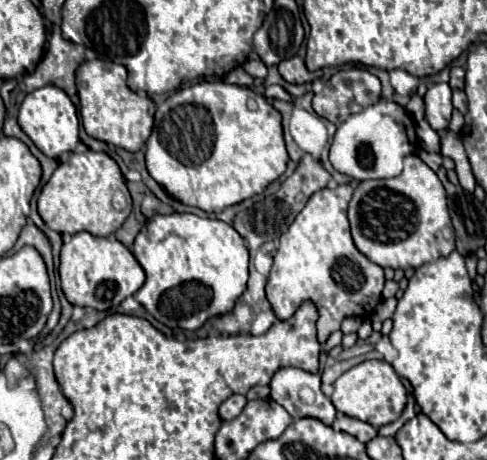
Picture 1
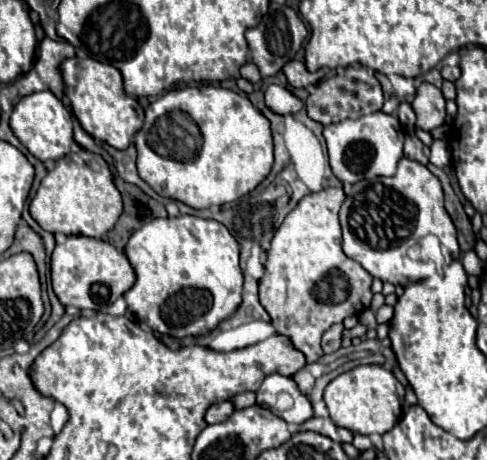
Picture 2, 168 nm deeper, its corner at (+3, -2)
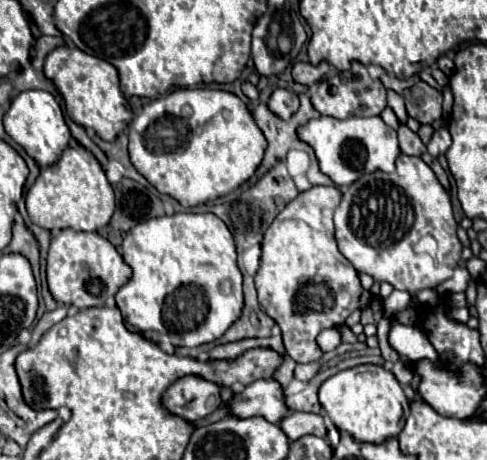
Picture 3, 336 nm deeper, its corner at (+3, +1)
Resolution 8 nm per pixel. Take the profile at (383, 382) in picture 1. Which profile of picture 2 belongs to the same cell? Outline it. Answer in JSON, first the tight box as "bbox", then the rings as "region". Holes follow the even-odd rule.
{"bbox":[323,365,405,435],"region":[[[361,365],[347,373],[341,373],[325,387],[323,393],[323,401],[333,423],[361,435],[383,435],[391,431],[403,413],[403,397],[405,387],[395,379],[391,369],[383,365]]]}

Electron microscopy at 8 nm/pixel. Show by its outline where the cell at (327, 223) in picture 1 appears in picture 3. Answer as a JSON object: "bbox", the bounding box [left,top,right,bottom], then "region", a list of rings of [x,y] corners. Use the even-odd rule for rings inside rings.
{"bbox":[255,186,371,364],"region":[[[313,186],[291,200],[267,228],[261,248],[261,266],[255,274],[259,304],[281,328],[285,352],[299,364],[323,356],[315,338],[321,330],[345,324],[353,310],[371,304],[371,292],[361,286],[359,274],[341,256],[333,236],[333,212],[341,202],[337,186]]]}

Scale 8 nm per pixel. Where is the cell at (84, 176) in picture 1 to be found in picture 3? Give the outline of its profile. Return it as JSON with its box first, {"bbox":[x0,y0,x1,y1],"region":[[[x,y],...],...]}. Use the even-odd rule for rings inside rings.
{"bbox":[25,146,115,232],"region":[[[75,146],[67,148],[57,164],[41,170],[35,184],[27,190],[25,204],[29,218],[41,228],[73,228],[81,232],[95,232],[107,226],[111,220],[115,210],[115,194],[97,158],[83,146]]]}

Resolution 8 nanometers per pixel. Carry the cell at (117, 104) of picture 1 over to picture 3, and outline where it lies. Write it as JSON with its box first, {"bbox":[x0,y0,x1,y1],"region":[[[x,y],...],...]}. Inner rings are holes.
{"bbox":[43,46,133,142],"region":[[[61,46],[47,56],[43,70],[45,76],[53,80],[53,84],[61,92],[69,118],[83,128],[95,130],[97,136],[101,136],[105,142],[113,142],[133,120],[133,112],[125,106],[127,100],[119,88],[117,68],[113,68],[113,64],[109,64],[107,60],[89,56],[77,48],[73,50],[69,46]]]}

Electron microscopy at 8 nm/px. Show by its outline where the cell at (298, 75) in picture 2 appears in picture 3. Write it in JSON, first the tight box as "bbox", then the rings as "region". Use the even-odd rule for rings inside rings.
{"bbox":[293,62,329,86],"region":[[[297,62],[293,66],[293,80],[299,82],[299,84],[303,84],[303,86],[311,86],[311,84],[319,82],[325,76],[327,70],[329,70],[329,64],[327,62],[321,62],[319,66]]]}

